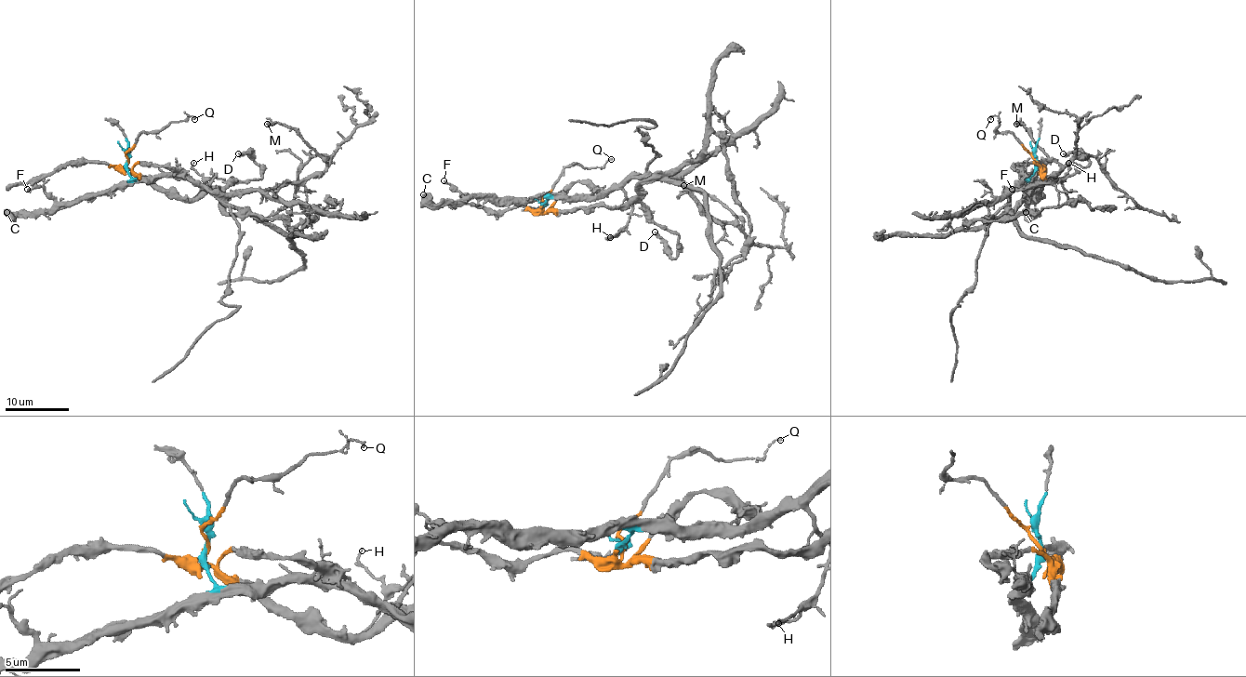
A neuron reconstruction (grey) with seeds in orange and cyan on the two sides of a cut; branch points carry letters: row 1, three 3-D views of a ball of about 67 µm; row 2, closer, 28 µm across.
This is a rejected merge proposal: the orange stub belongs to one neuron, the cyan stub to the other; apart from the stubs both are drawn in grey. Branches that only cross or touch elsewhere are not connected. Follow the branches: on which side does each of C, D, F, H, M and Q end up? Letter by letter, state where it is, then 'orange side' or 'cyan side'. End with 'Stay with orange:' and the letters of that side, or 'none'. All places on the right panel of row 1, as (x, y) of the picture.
C: place (1026, 212); cyan side
D: place (1063, 153); orange side
F: place (1012, 189); cyan side
H: place (1068, 163); cyan side
M: place (1016, 124); cyan side
Q: place (990, 119); orange side
Stay with orange: D, Q

